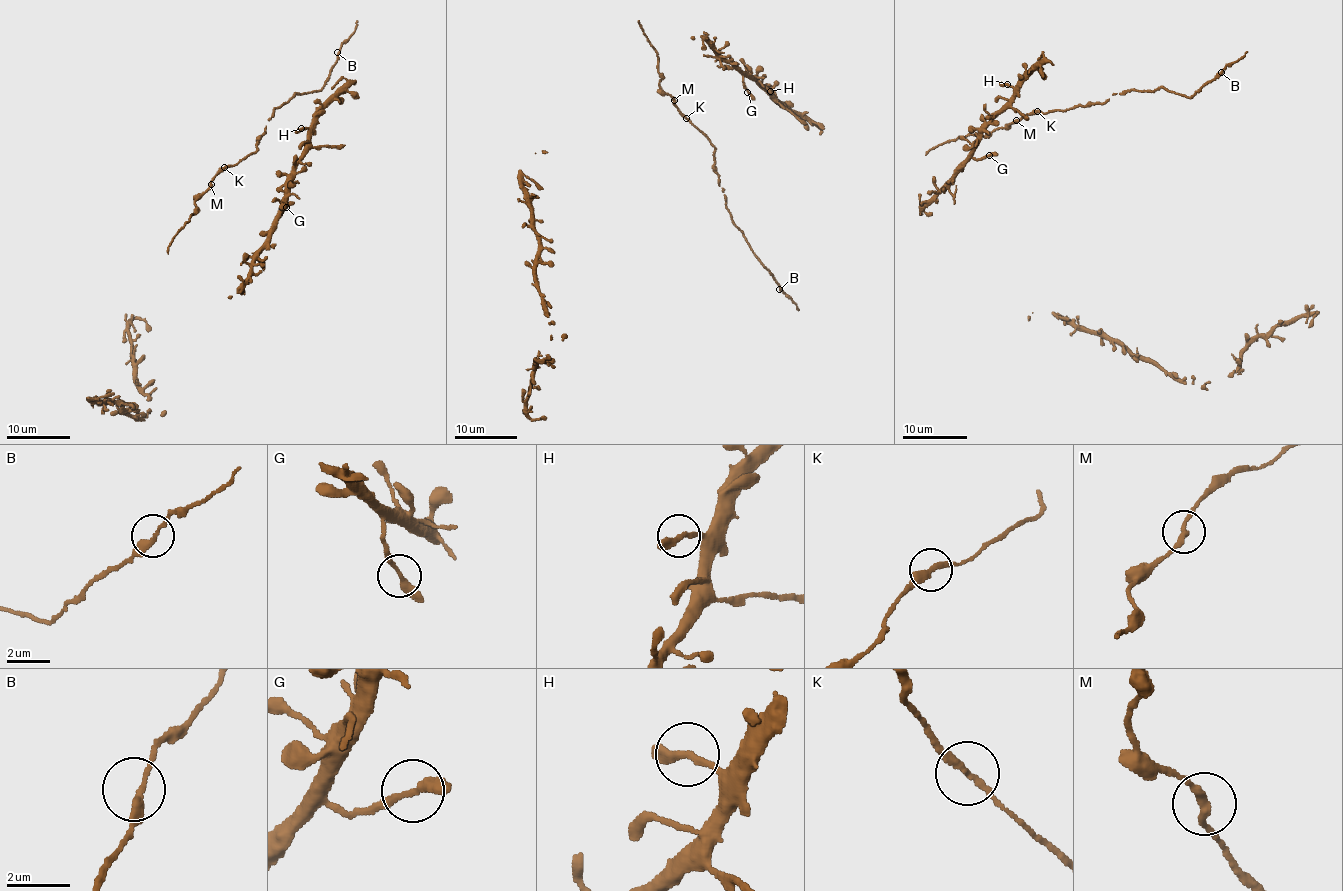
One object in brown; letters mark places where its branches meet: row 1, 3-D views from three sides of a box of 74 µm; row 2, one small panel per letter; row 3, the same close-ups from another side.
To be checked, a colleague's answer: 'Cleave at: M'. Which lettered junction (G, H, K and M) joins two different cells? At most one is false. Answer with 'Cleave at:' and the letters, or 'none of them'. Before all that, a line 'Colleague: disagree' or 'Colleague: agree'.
Colleague: disagree
Cleave at: none of them

